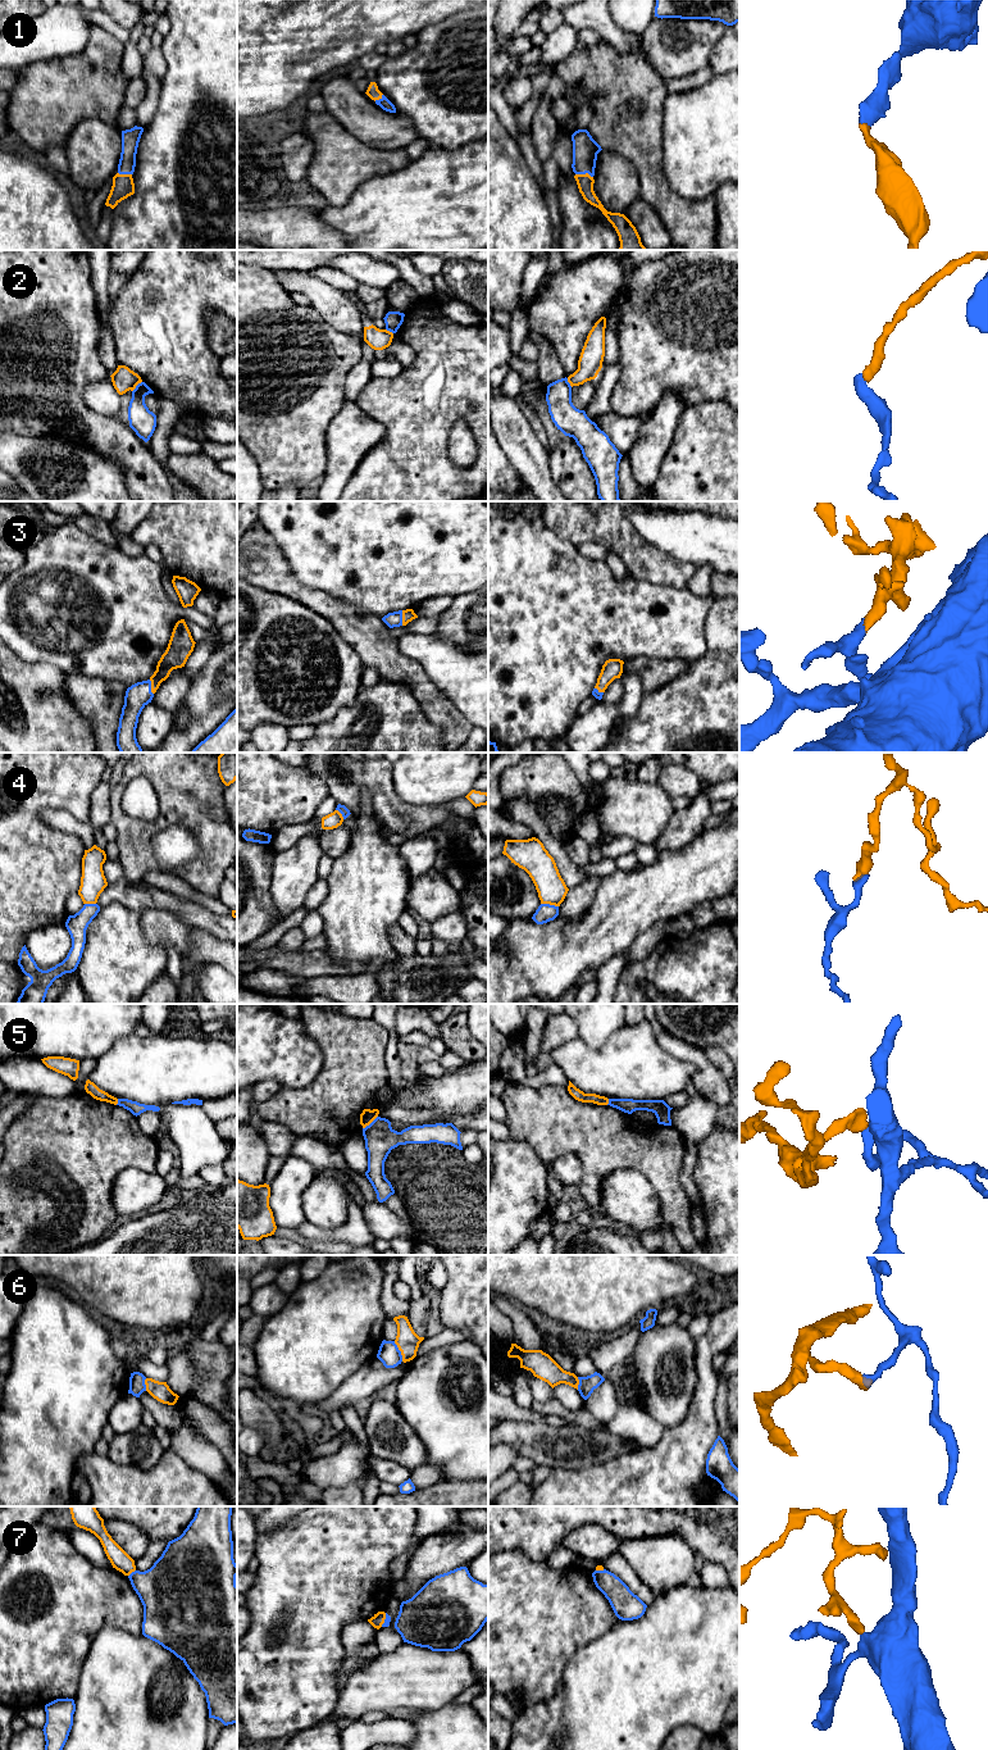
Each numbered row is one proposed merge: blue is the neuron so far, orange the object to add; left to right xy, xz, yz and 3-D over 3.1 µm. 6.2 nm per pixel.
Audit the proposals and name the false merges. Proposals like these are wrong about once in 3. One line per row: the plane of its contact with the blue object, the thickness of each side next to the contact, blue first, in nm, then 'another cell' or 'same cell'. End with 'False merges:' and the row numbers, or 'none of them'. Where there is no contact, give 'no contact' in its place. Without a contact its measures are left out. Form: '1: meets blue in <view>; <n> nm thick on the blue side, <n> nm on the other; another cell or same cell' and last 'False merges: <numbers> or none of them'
1: meets blue in yz; 160 nm thick on the blue side, 100 nm on the other; same cell
2: meets blue in xy; 160 nm thick on the blue side, 150 nm on the other; another cell
3: meets blue in xz; 100 nm thick on the blue side, 80 nm on the other; same cell
4: meets blue in yz; 120 nm thick on the blue side, 190 nm on the other; another cell
5: meets blue in xz; 190 nm thick on the blue side, 90 nm on the other; another cell
6: meets blue in xz; 140 nm thick on the blue side, 150 nm on the other; another cell
7: meets blue in xy; 360 nm thick on the blue side, 120 nm on the other; another cell
False merges: 2, 4, 5, 6, 7

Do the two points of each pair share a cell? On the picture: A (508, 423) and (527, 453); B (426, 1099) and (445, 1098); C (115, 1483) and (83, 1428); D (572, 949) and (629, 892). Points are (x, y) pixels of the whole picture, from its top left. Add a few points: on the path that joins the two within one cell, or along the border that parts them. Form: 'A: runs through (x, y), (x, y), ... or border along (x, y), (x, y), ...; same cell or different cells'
A: runs through (513, 431), (520, 445); same cell
B: runs through (431, 1098), (440, 1098); same cell
C: border along (94, 1450), (78, 1458), (74, 1472); different cells
D: runs through (587, 939), (618, 908); same cell

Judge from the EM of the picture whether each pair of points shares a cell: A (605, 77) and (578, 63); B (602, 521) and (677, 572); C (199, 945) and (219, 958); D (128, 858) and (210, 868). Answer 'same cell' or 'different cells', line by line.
A: different cells
B: same cell
C: same cell
D: same cell

